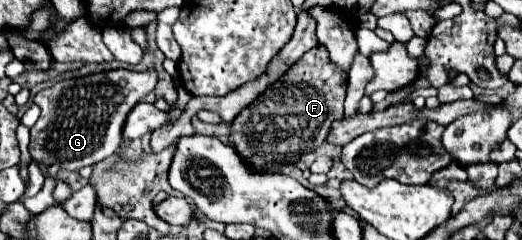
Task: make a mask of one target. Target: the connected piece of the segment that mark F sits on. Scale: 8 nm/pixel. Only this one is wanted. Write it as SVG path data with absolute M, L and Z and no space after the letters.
M323 45L313 47L307 51L295 65L289 67L289 71L279 77L279 81L271 83L251 105L247 105L233 121L231 121L231 131L229 131L229 141L239 153L239 157L253 169L267 173L267 167L283 165L283 163L293 163L301 155L315 151L321 147L329 135L331 123L335 119L343 117L343 101L345 101L345 89L347 89L347 73L331 63L329 53Z

